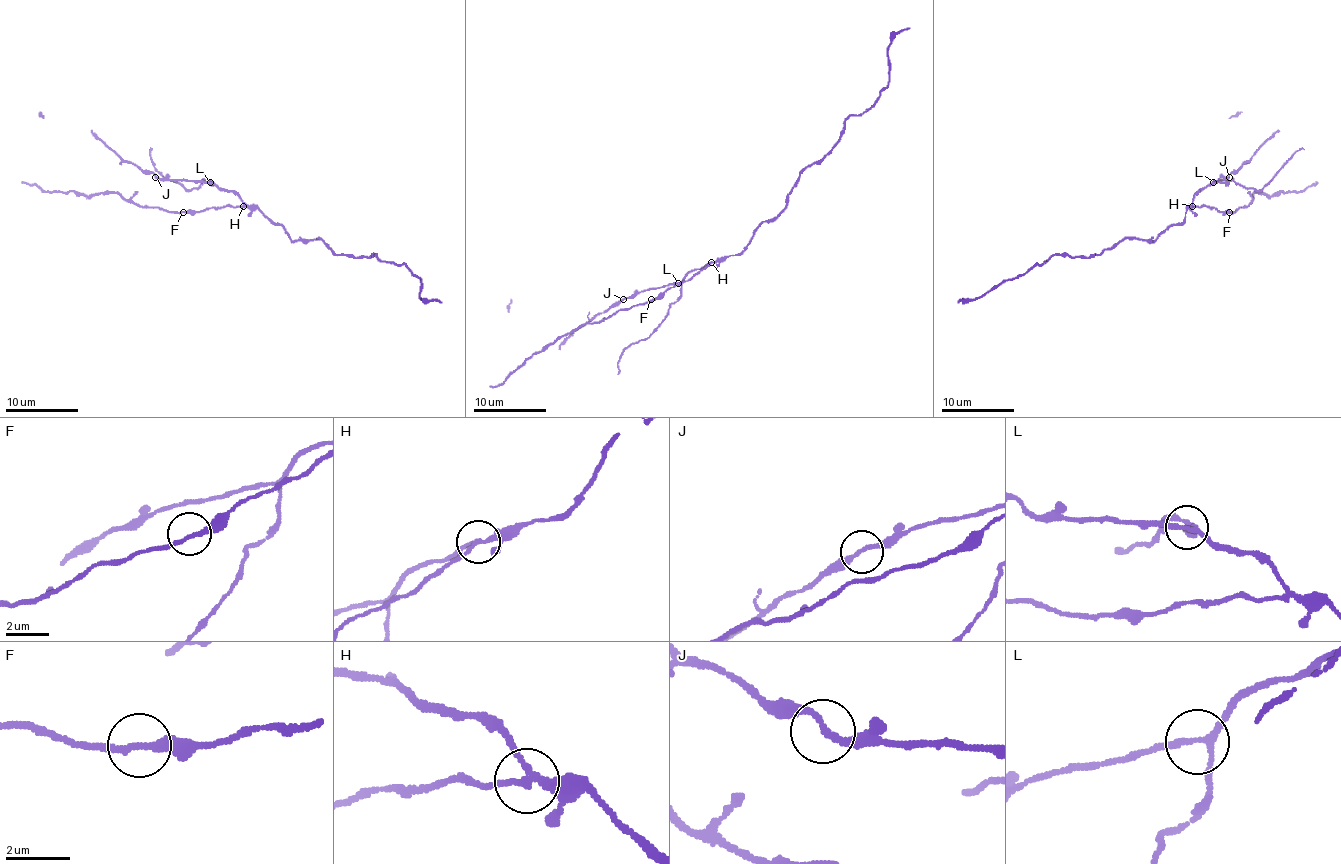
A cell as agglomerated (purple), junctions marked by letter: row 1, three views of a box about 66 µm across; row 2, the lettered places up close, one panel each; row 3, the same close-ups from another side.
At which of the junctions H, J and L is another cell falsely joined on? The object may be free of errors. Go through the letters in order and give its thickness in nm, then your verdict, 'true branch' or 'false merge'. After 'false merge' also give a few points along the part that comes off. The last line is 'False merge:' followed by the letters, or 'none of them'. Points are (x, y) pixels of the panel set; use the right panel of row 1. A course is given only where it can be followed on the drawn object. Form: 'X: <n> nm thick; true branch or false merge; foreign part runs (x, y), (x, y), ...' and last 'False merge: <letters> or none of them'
H: 180 nm thick; false merge; foreign part runs (1193, 206), (1235, 212), (1251, 201), (1253, 193), (1275, 195), (1279, 192), (1304, 192), (1315, 181)
J: 180 nm thick; true branch
L: 180 nm thick; true branch
False merge: H

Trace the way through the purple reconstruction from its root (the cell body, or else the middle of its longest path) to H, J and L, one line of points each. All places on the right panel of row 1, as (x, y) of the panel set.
H: (1176, 224), (1184, 221), (1185, 212), (1193, 206)
J: (1176, 224), (1184, 221), (1193, 197), (1200, 190), (1229, 177)
L: (1176, 224), (1184, 221), (1193, 197), (1213, 182)

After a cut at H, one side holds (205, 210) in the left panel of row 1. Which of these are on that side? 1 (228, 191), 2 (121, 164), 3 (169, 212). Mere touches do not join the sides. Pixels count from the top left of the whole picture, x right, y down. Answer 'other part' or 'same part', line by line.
1: other part
2: other part
3: same part

